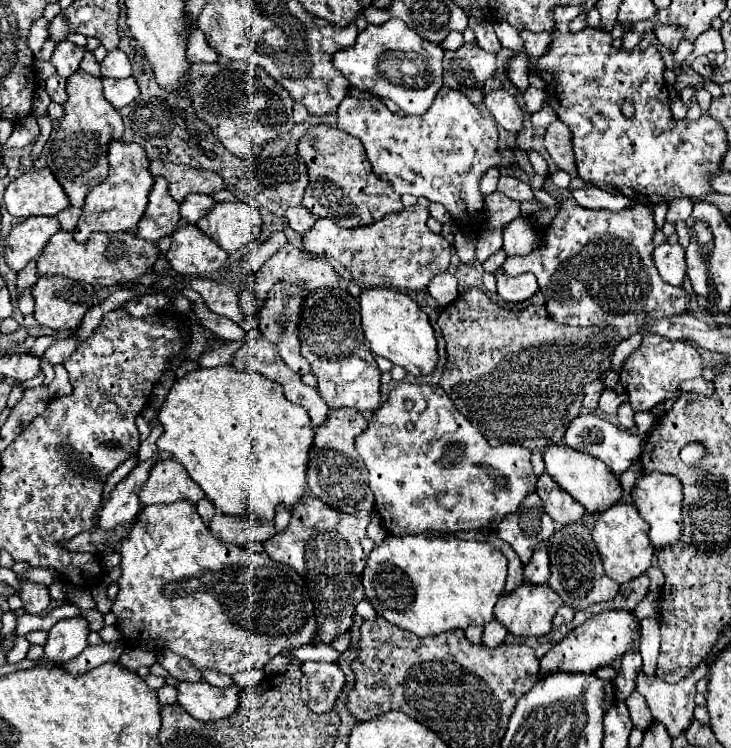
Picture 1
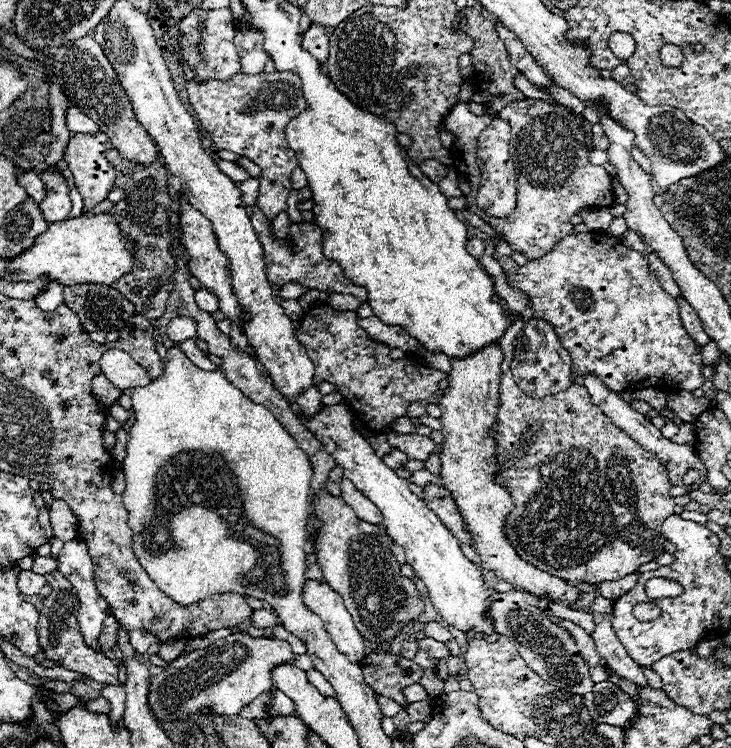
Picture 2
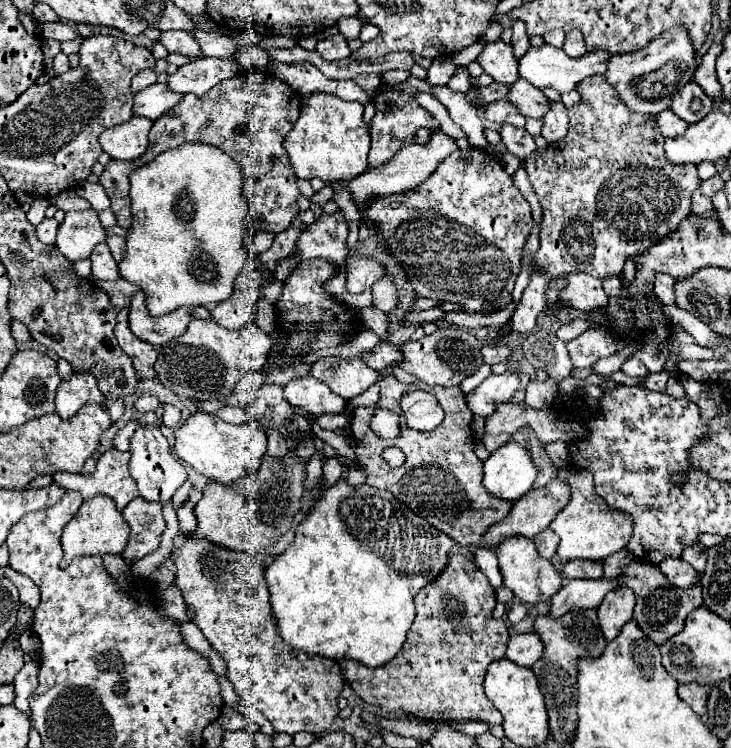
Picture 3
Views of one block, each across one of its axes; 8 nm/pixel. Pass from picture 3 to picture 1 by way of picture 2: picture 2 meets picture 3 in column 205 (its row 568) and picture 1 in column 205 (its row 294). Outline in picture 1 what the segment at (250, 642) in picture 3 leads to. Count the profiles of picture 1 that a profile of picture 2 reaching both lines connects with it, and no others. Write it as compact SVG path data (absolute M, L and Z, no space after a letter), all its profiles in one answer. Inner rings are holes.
M204 498L200 502L198 502L197 511L206 525L210 523L215 514L214 506L207 498Z

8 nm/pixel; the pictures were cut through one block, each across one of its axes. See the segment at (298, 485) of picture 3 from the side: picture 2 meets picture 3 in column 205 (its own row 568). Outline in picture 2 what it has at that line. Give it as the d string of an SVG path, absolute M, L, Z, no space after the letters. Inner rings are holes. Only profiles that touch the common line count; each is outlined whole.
M490 342L484 350L470 354L468 358L450 358L450 386L440 398L438 408L442 410L440 422L444 426L444 442L442 442L442 472L440 480L442 486L450 490L454 502L464 516L466 530L474 534L474 548L484 562L486 568L494 570L498 578L514 584L516 590L526 590L534 596L546 596L550 600L566 600L574 602L580 594L576 586L566 584L562 578L550 576L538 570L532 564L526 564L512 544L504 536L504 518L512 510L512 498L506 488L498 486L492 480L492 472L496 472L498 464L494 460L496 444L488 436L490 426L496 420L498 412L498 390L500 390L500 376L502 376L502 360L504 354L500 350L500 342Z

